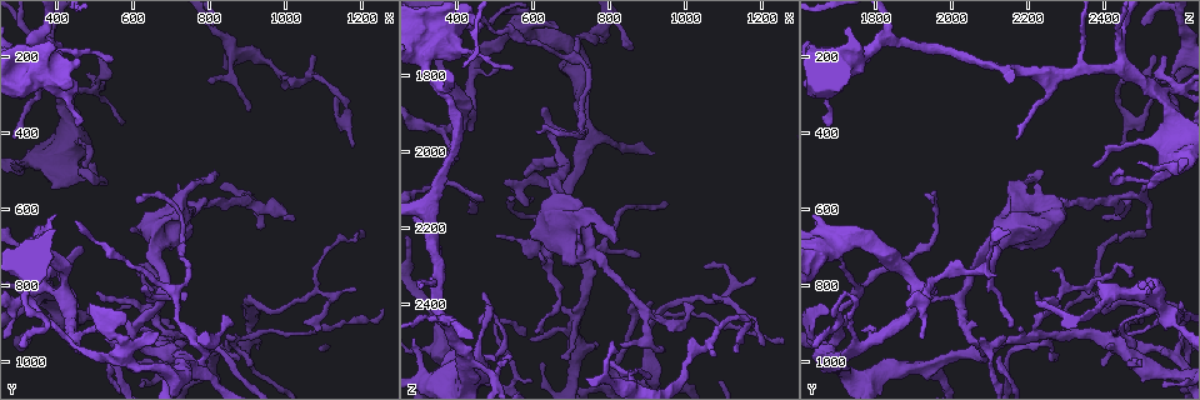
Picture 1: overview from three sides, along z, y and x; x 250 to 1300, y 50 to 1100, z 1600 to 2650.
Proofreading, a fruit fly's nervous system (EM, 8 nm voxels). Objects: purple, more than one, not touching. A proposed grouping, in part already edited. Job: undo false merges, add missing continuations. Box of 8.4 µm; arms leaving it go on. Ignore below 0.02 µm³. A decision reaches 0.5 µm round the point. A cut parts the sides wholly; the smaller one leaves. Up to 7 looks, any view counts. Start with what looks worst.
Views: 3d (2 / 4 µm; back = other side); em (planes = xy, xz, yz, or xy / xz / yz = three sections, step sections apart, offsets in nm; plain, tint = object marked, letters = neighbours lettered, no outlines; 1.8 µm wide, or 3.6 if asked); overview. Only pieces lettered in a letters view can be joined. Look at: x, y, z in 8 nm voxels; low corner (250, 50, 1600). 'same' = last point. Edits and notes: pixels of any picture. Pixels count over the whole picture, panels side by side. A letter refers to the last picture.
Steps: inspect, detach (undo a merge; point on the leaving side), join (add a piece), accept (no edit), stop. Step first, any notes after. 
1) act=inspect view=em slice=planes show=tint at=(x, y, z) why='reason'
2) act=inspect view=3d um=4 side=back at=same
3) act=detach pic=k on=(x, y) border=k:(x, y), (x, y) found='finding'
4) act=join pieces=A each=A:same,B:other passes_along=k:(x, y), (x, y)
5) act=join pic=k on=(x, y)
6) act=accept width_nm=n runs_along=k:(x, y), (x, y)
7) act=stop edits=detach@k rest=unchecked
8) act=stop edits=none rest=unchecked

act=inspect view=em um=3.6 slice=planes show=letters at=(345, 220, 1715) why='sharp bend'

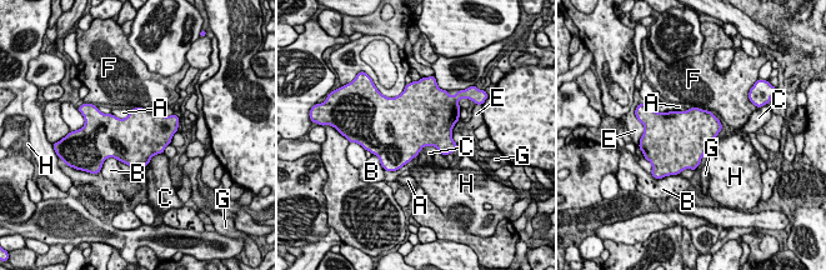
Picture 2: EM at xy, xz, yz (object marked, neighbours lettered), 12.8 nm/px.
act=accept each=A:other,B:other,C:other,E:other,F:other,G:other,H:other border=2:(417, 153), (435, 146), (445, 156) found='all the same neuron'

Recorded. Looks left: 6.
act=inspect view=3d um=2 side=back at=(595, 910, 2040) why='three arms meet'

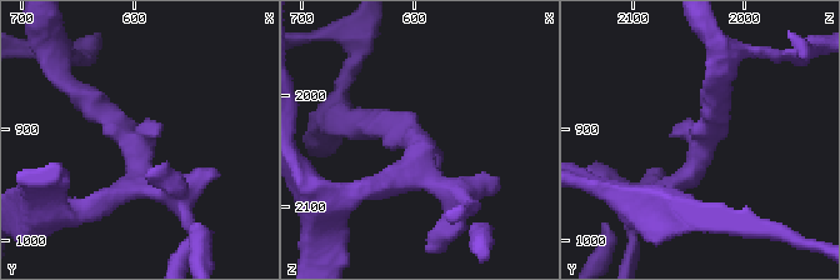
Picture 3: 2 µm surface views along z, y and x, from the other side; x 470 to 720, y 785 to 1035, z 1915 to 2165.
act=inspect view=em slice=planes show=tint at=(596, 916, 2040) why='shape alone is not enough'

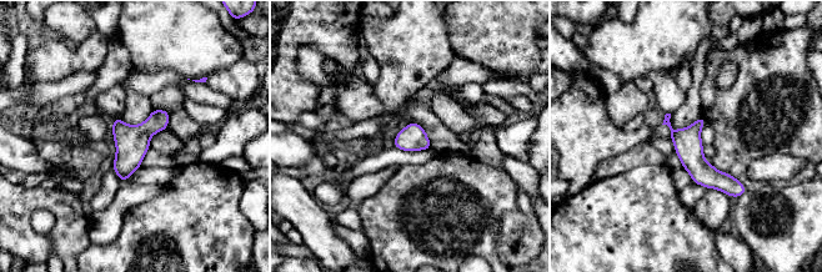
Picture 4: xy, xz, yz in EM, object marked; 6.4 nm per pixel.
act=inspect view=em slice=planes show=letters at=same

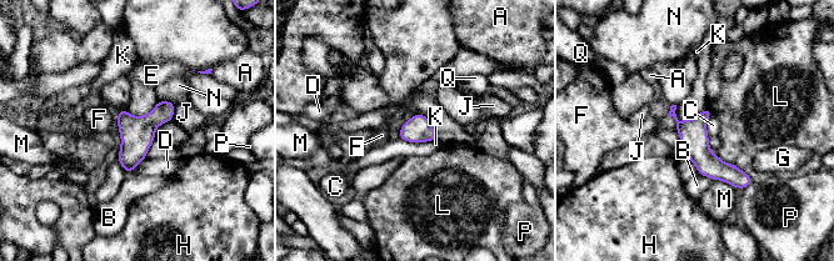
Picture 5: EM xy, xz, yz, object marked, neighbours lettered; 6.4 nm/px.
act=accept longest_contact=L:300nm each=A:other,B:other,C:other,D:other,E:other,F:other,G:other,H:other,J:other,K:other,L:other,M:other,N:other,P:other,Q:other runs_along=5:(679, 124), (719, 170), (743, 185) found='one neuron here'

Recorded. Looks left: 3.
act=inspect view=em slice=planes show=tint at=(865, 945, 2410) why='abrupt turn'

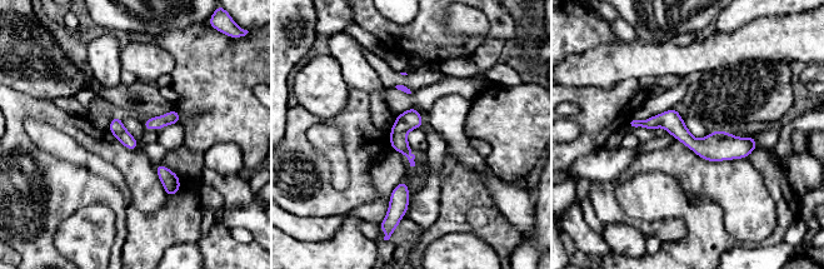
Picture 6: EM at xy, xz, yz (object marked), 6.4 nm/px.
act=inspect view=em slice=planes show=letters at=same

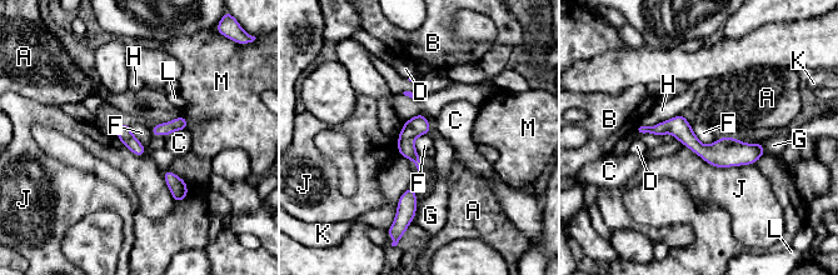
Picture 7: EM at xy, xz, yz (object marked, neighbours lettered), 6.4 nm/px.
act=accept each=A:other,B:other,C:other,D:other,F:other,G:other,H:other,J:other,K:other,L:other,M:other border=7:(683, 114), (702, 143), (717, 139) found='one neuron here'

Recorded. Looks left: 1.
act=stop edits=none rest=unchecked

